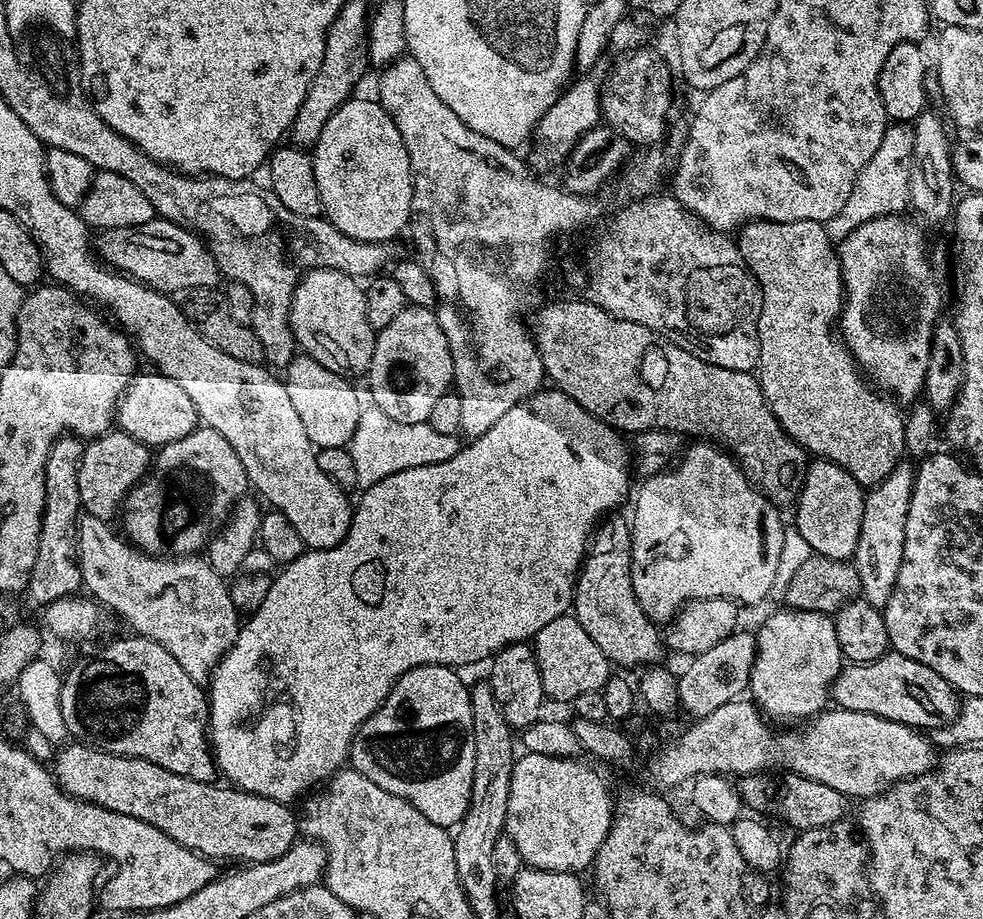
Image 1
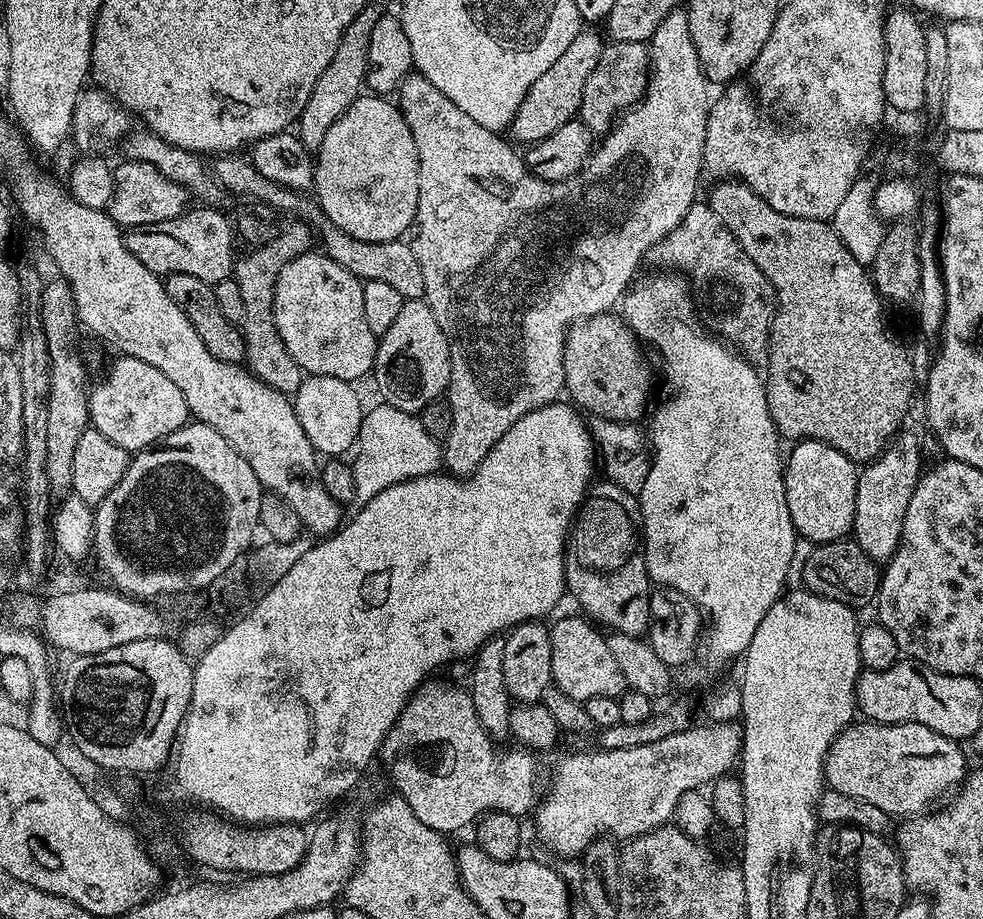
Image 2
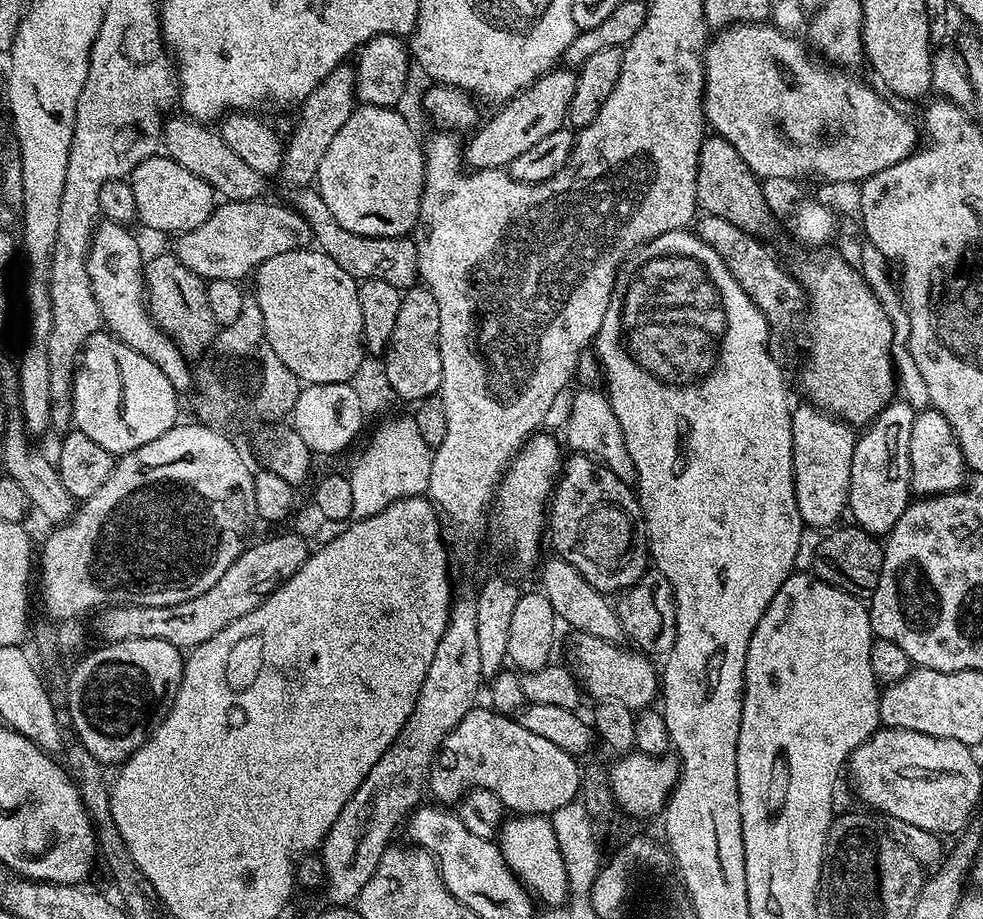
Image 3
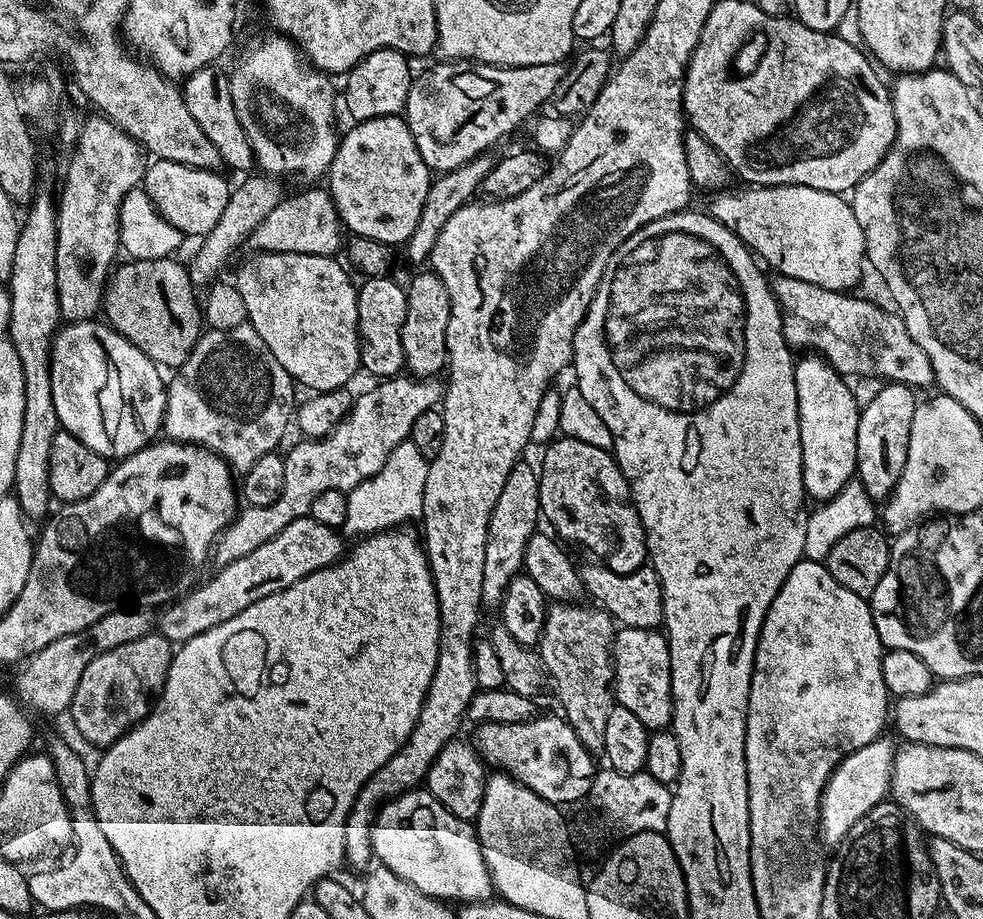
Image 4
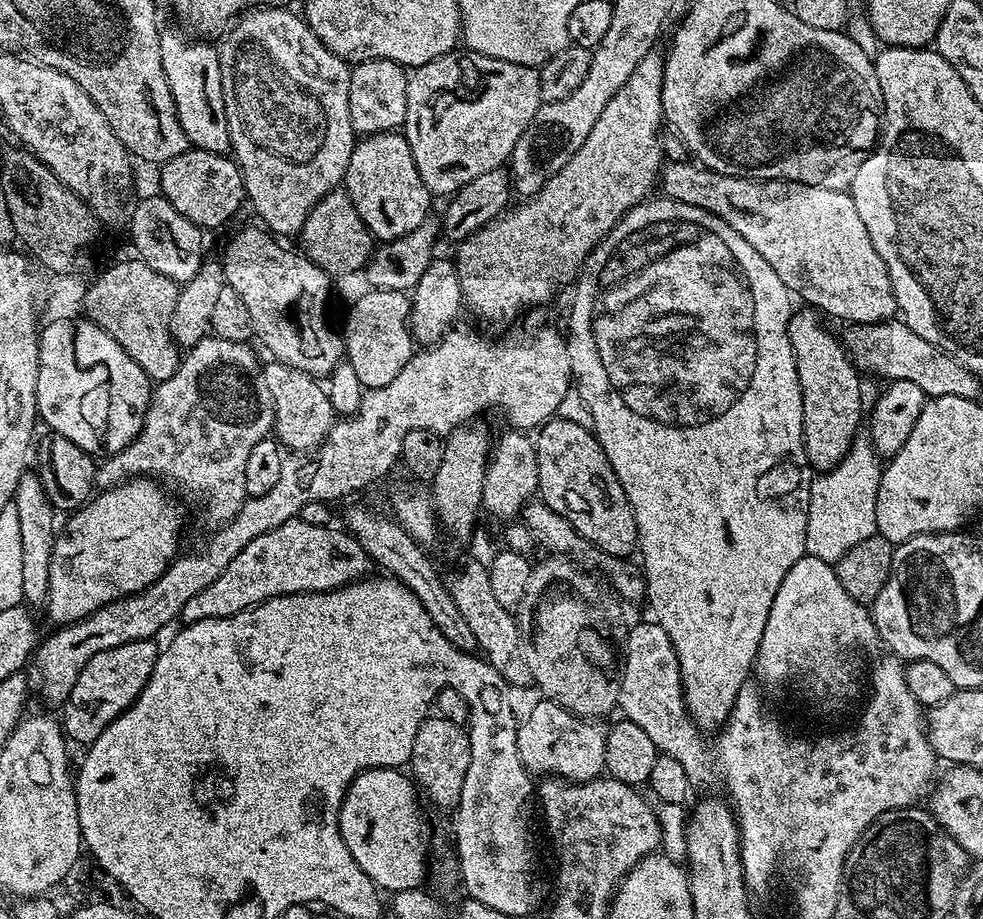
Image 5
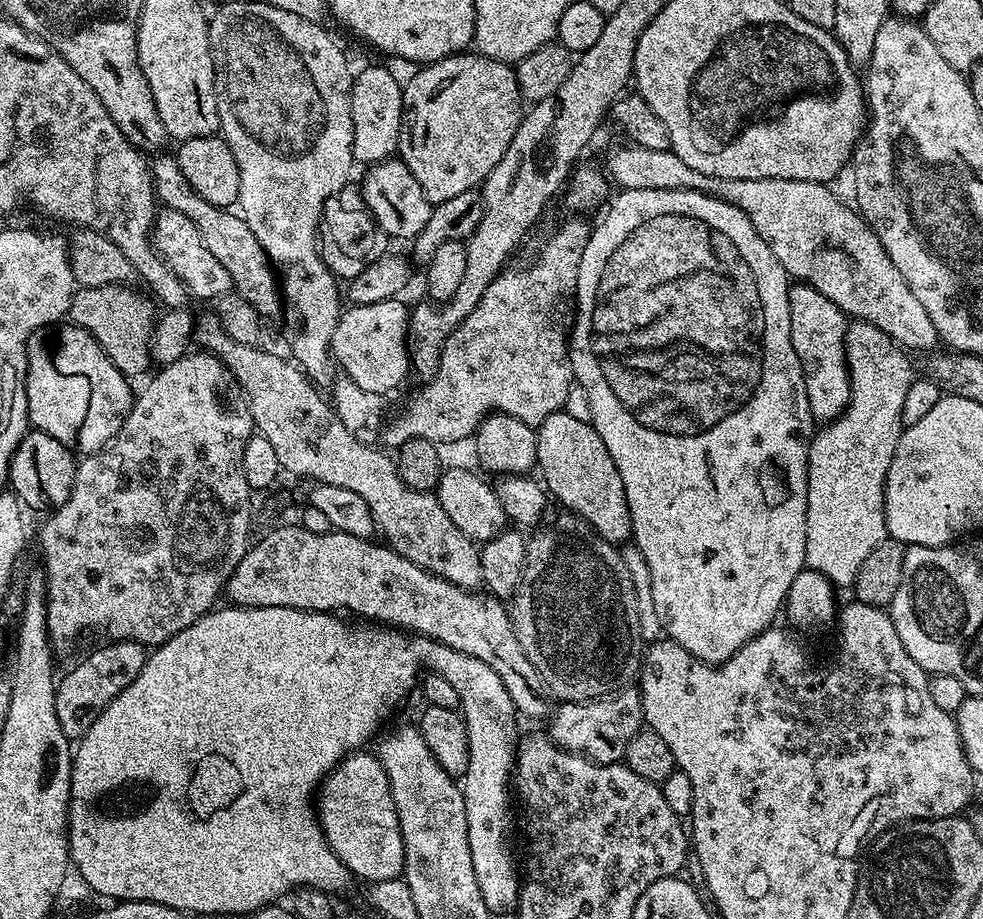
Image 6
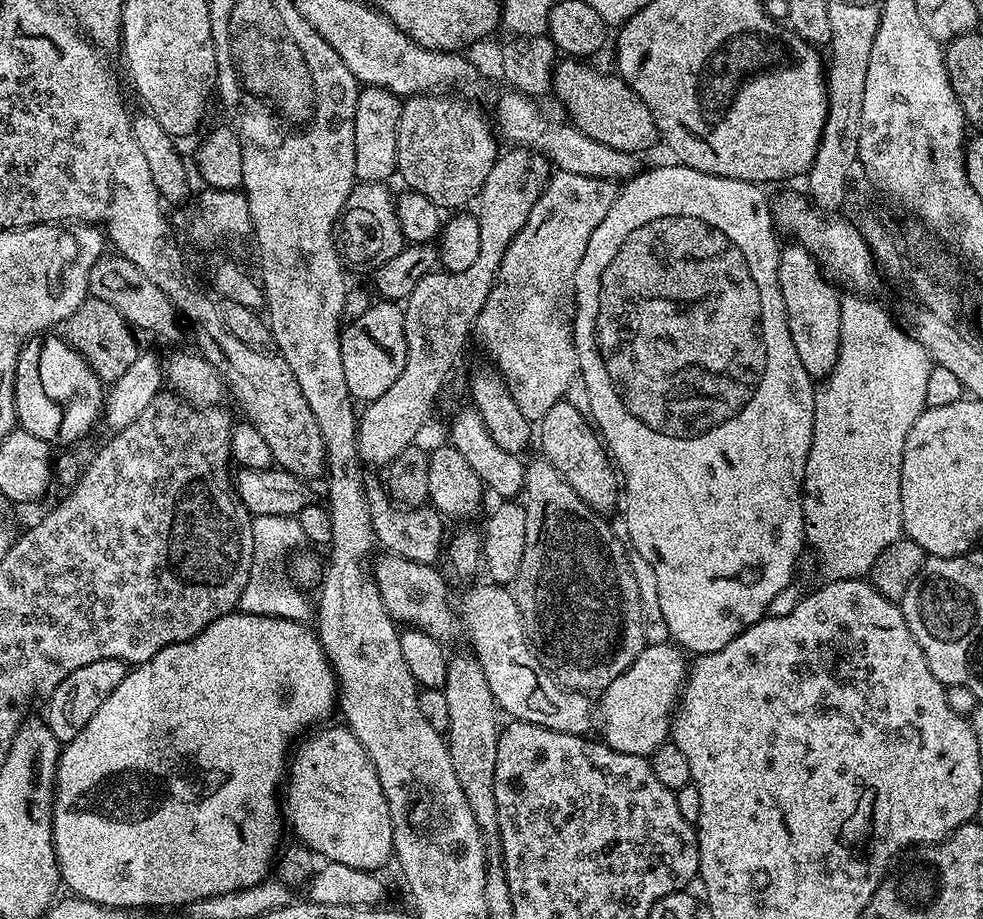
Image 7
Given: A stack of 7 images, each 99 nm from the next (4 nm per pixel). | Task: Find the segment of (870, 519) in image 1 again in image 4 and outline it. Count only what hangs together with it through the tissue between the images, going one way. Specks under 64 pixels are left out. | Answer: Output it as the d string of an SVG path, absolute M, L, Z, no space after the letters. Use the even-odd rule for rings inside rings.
M895 382L883 385L872 400L863 405L858 422L858 454L856 476L874 502L887 500L902 478L902 466L906 466L909 449L910 427L918 403L917 393L906 384Z

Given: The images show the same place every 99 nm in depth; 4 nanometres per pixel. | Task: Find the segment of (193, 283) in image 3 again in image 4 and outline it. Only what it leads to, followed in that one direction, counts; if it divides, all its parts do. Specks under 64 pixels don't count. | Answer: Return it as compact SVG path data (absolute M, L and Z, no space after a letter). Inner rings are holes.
M176 258L129 259L111 273L104 290L102 312L113 330L122 334L161 369L179 370L202 335L202 308L187 267Z

